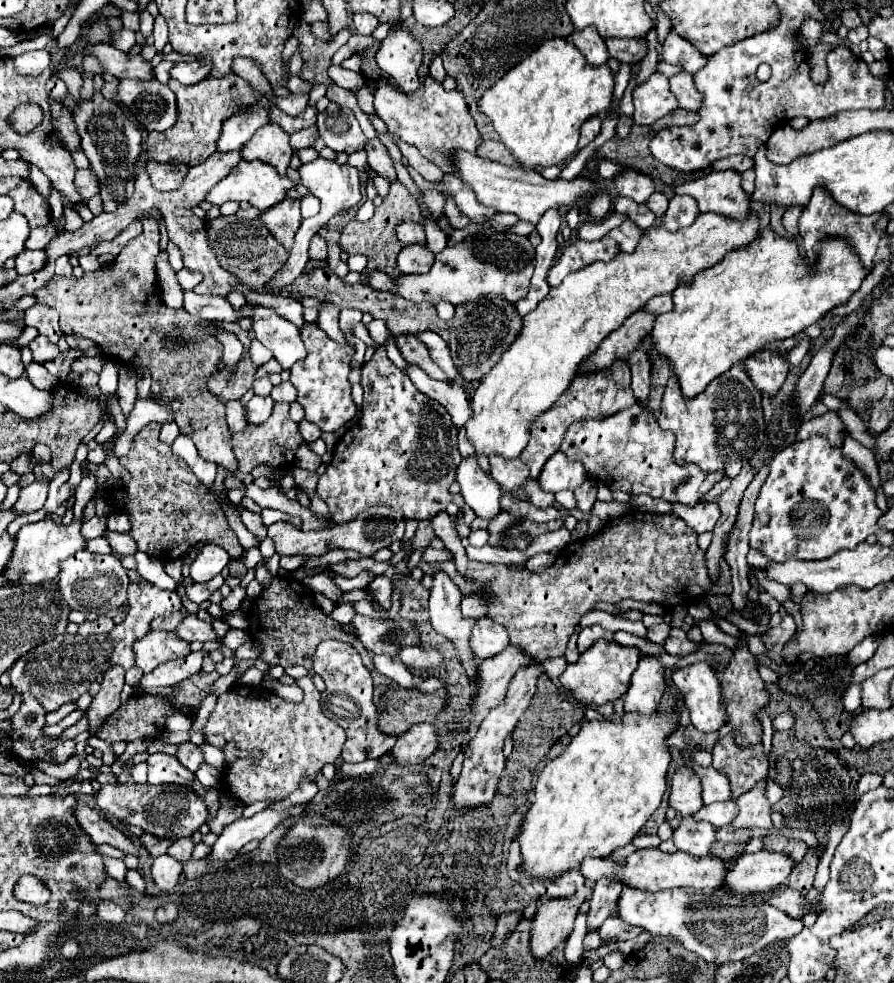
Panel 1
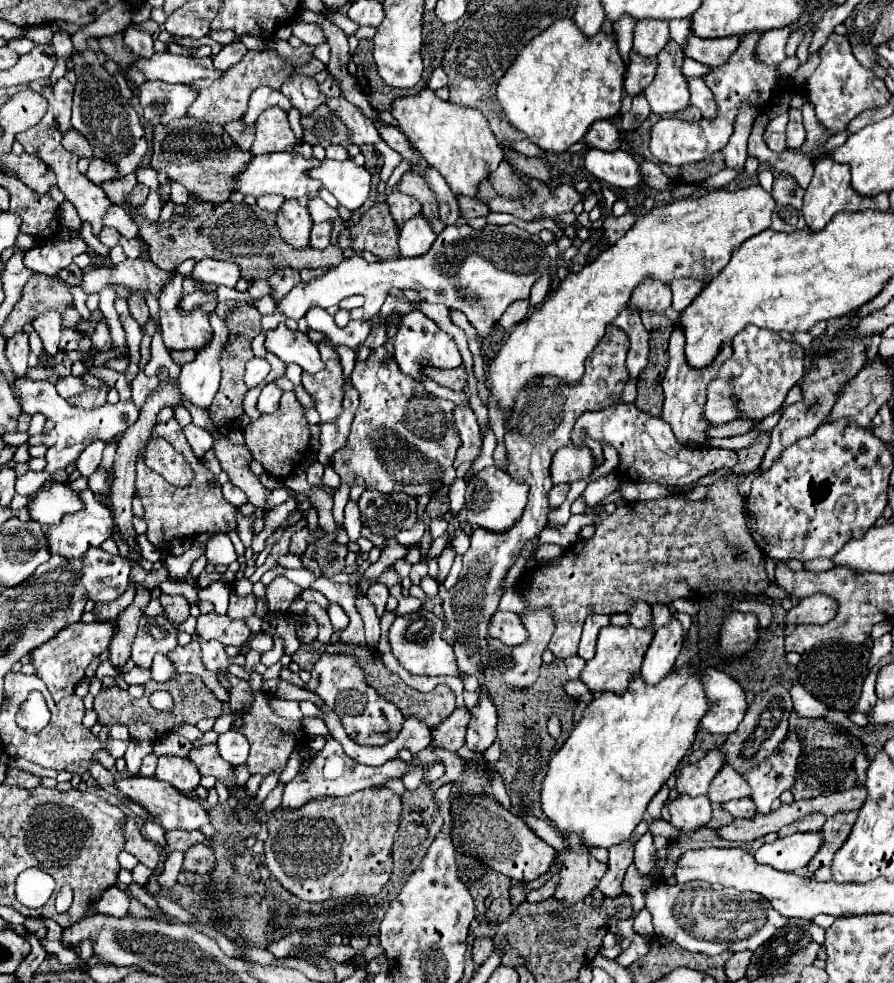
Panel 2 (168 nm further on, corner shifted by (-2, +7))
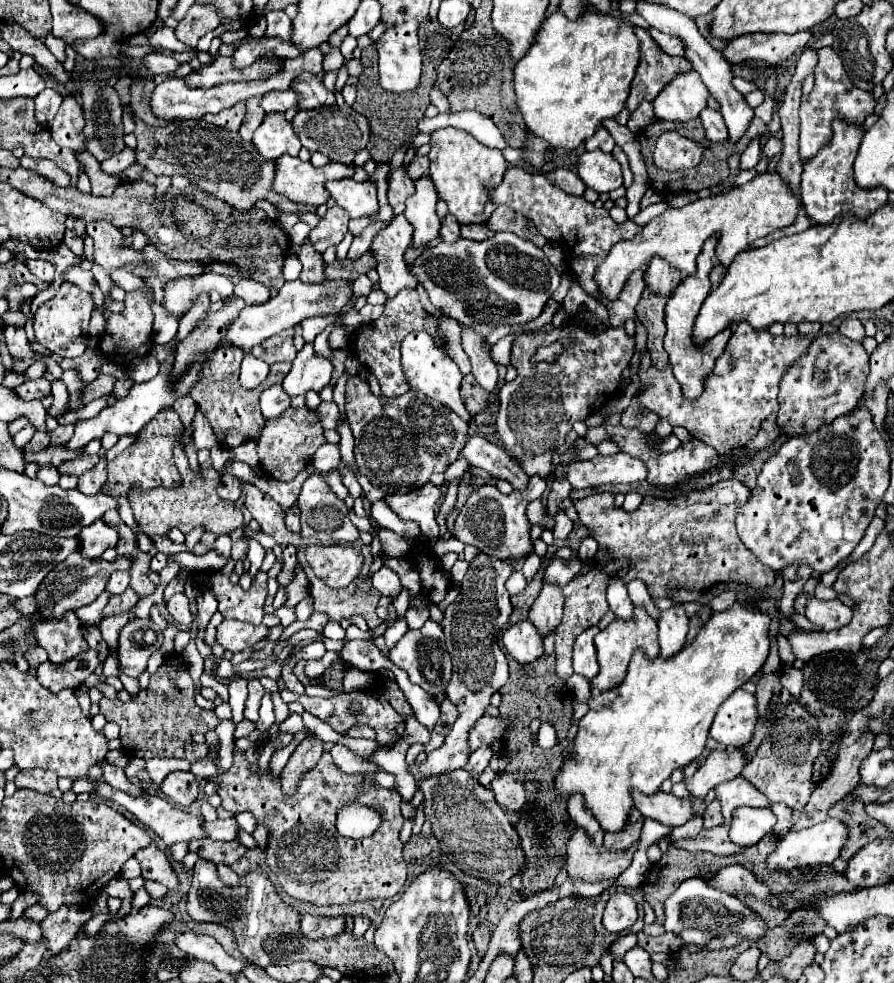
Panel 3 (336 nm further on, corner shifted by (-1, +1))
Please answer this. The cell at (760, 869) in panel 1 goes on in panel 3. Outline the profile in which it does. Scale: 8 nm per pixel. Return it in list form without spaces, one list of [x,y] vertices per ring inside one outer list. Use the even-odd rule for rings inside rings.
[[[827,819],[815,827],[803,829],[803,831],[789,831],[779,843],[777,849],[767,857],[767,869],[769,871],[791,871],[805,865],[831,865],[839,851],[843,849],[847,839],[847,825],[839,823],[837,819]]]

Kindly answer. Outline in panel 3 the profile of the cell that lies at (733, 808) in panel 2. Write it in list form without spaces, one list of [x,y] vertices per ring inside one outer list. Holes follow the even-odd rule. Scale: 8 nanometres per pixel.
[[[739,807],[733,811],[733,819],[731,819],[731,829],[729,829],[729,837],[735,845],[755,845],[757,841],[761,841],[767,833],[771,833],[773,825],[775,825],[775,815],[773,811],[767,807]]]

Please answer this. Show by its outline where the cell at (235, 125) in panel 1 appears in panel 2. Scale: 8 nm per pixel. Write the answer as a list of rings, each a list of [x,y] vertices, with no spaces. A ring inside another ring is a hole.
[[[258,87],[252,97],[250,97],[250,105],[248,105],[248,113],[244,115],[244,123],[256,123],[256,119],[270,107],[282,107],[284,111],[288,111],[290,99],[278,91],[278,89],[270,89],[270,87]]]

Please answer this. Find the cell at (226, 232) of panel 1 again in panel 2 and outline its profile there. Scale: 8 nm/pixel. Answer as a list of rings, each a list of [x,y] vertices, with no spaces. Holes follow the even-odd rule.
[[[136,185],[130,195],[126,195],[126,203],[132,211],[134,223],[140,229],[140,237],[150,245],[148,253],[150,259],[160,265],[162,269],[176,269],[182,261],[194,259],[202,261],[204,257],[216,257],[220,261],[236,261],[244,273],[246,281],[268,279],[272,273],[284,267],[292,269],[318,269],[318,267],[332,267],[346,259],[344,251],[336,245],[328,245],[326,249],[292,249],[278,233],[276,213],[264,211],[258,205],[246,203],[208,203],[198,197],[190,197],[186,203],[188,215],[172,213],[170,221],[152,223],[144,215],[138,213],[138,207],[144,205],[148,195],[146,185]]]

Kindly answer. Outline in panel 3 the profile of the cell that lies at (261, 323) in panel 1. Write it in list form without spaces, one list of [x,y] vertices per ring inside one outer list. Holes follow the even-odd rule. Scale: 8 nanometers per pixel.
[[[305,343],[293,359],[291,371],[283,379],[283,389],[289,395],[305,395],[305,391],[321,391],[333,373],[333,365],[313,353],[313,343]]]

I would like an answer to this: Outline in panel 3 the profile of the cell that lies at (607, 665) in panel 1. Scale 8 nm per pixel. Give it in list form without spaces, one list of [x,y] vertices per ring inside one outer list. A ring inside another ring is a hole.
[[[639,609],[639,617],[631,621],[613,621],[607,629],[603,629],[595,637],[597,647],[597,659],[599,659],[599,673],[597,679],[591,681],[591,691],[607,691],[623,683],[627,675],[627,665],[635,651],[643,651],[649,659],[655,659],[659,655],[659,643],[657,643],[657,621],[645,613],[645,609]]]

